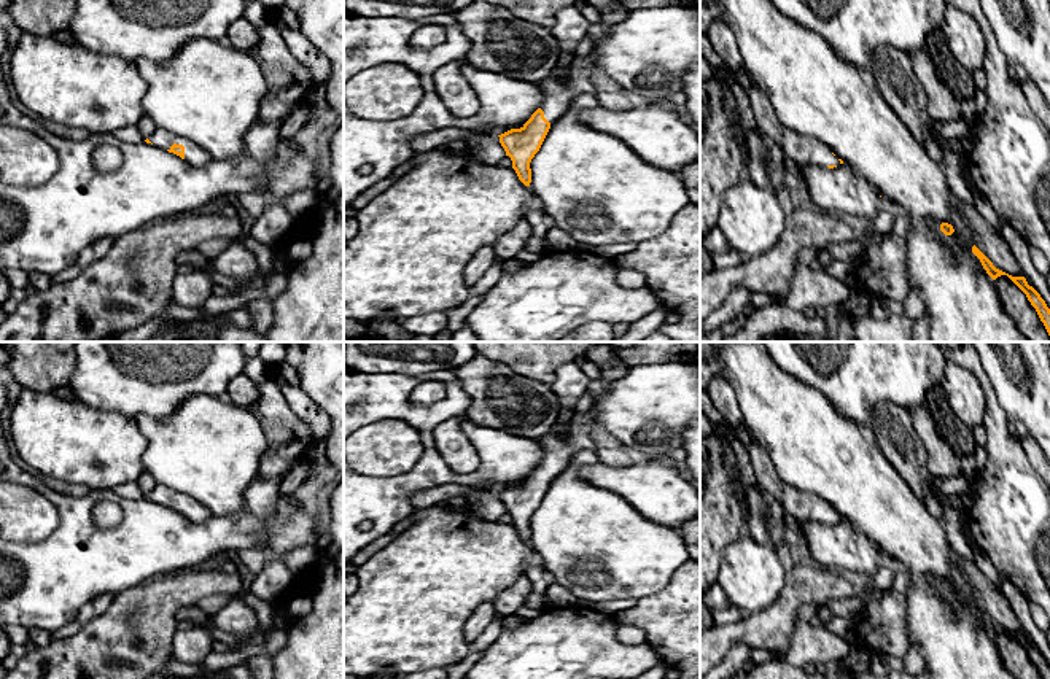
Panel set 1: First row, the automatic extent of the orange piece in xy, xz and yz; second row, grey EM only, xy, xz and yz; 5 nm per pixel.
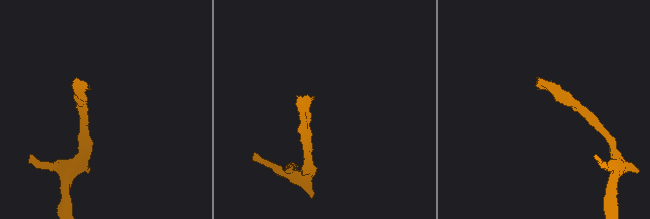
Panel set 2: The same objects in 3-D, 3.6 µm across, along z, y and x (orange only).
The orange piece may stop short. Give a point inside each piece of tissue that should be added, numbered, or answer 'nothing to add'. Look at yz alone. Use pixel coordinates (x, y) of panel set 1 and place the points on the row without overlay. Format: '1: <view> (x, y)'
1: yz (801, 504)

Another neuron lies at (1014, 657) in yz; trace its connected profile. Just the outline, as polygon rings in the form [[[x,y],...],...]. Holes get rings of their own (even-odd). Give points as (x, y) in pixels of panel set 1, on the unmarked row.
[[[1007,633],[994,636],[1001,660],[1013,679],[1042,679],[1026,650]]]

